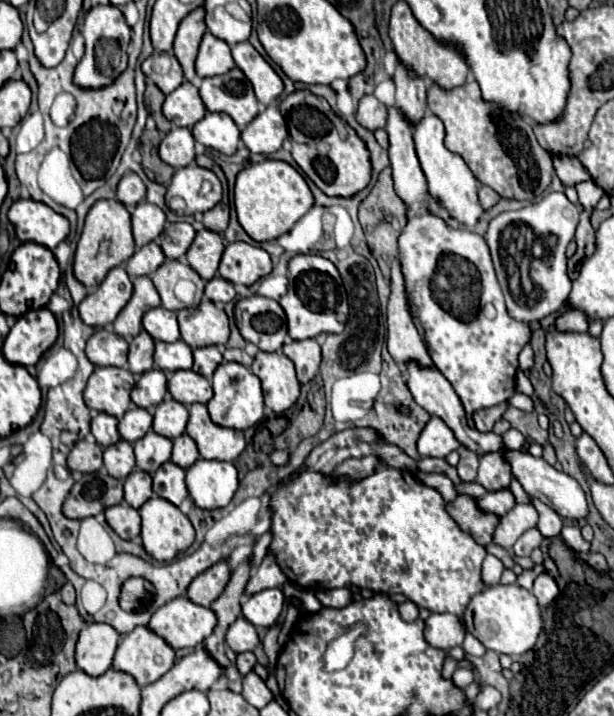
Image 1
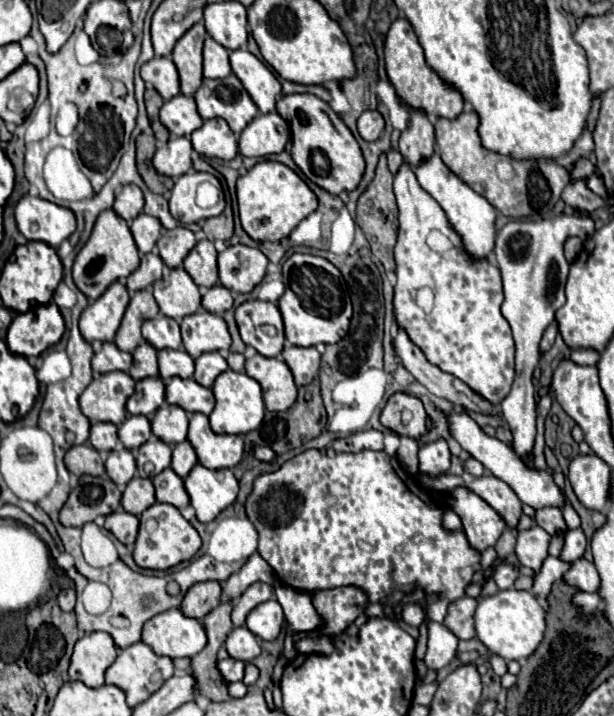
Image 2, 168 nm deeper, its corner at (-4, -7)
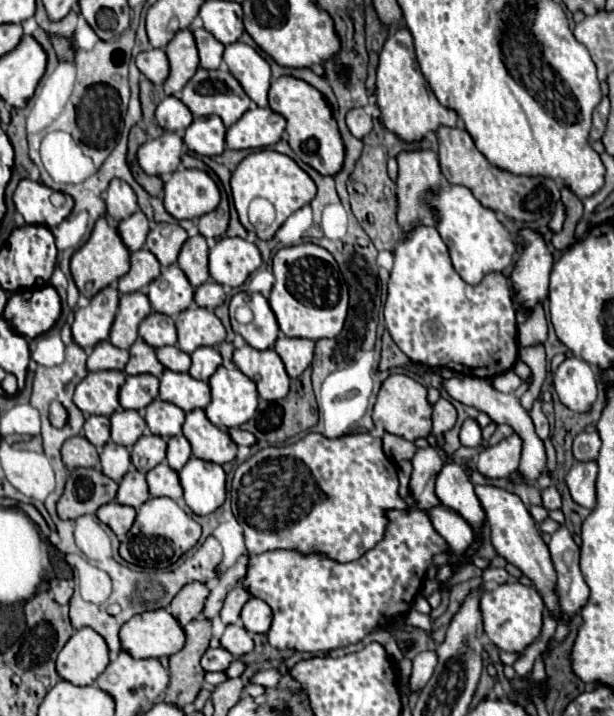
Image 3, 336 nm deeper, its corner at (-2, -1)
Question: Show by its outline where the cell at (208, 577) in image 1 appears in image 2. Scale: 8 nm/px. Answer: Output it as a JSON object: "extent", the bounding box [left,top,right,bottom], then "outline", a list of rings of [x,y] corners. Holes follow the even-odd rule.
{"extent":[180,582,222,620],"outline":[[[218,582],[194,584],[182,600],[182,606],[180,606],[182,614],[188,618],[202,620],[210,610],[214,610],[220,604],[220,592],[222,588]]]}

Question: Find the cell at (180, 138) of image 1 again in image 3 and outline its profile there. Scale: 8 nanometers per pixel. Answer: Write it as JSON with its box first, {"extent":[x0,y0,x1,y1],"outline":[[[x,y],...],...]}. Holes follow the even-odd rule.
{"extent":[138,132,184,174],"outline":[[[164,132],[160,138],[148,140],[138,150],[138,164],[146,174],[172,174],[180,168],[184,140],[176,132]]]}

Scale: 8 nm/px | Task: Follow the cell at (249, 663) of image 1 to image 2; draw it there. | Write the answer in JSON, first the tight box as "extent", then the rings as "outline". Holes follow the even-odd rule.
{"extent":[216,658,244,682],"outline":[[[226,658],[226,660],[218,660],[216,668],[220,668],[220,674],[224,676],[224,680],[228,682],[238,682],[244,676],[244,662],[236,660],[236,658]]]}

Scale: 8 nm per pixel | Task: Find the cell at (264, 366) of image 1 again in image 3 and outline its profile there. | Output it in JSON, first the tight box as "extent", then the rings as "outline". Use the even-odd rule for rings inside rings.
{"extent":[234,346,290,400],"outline":[[[244,346],[234,350],[234,364],[256,382],[262,400],[282,400],[288,394],[290,378],[282,366],[282,358],[274,350],[256,350]]]}

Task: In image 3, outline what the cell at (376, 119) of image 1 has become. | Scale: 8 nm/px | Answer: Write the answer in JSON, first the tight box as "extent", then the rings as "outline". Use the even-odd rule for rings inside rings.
{"extent":[346,108,374,138],"outline":[[[354,108],[354,110],[350,110],[350,112],[346,114],[346,124],[348,124],[350,132],[352,132],[356,138],[364,138],[364,136],[372,130],[372,126],[374,126],[372,116],[368,116],[368,114],[364,112],[364,108]]]}

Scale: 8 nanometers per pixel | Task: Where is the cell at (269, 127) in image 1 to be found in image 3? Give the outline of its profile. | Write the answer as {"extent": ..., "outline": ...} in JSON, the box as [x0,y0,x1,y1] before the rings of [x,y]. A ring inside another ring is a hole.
{"extent":[226,106,286,150],"outline":[[[252,106],[234,126],[226,132],[226,146],[232,150],[266,148],[280,142],[286,120],[270,108]]]}

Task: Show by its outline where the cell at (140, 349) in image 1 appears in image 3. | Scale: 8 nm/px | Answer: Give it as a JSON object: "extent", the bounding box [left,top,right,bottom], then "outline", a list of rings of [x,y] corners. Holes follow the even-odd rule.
{"extent":[124,338,164,378],"outline":[[[138,338],[130,348],[130,362],[124,368],[126,374],[154,374],[162,378],[164,366],[156,358],[156,350],[148,346],[142,338]]]}

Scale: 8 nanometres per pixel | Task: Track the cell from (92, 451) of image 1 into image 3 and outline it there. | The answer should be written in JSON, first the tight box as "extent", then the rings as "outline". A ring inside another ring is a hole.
{"extent":[62,436,100,470],"outline":[[[74,436],[64,442],[62,460],[64,460],[66,468],[74,470],[78,466],[84,466],[84,468],[96,466],[100,458],[98,458],[98,450],[84,436]]]}

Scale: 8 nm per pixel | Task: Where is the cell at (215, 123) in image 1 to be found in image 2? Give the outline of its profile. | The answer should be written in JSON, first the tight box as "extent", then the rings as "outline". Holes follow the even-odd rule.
{"extent":[190,118,238,160],"outline":[[[212,118],[206,120],[196,132],[190,136],[192,148],[206,158],[222,158],[232,160],[238,154],[238,142],[226,120]]]}

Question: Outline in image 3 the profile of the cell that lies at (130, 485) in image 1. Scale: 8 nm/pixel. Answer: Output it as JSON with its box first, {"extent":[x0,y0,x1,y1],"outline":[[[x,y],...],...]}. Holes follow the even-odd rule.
{"extent":[118,468,150,508],"outline":[[[130,468],[128,474],[124,476],[124,480],[120,482],[118,502],[132,506],[132,508],[140,508],[148,498],[150,498],[150,490],[146,484],[146,476],[140,474],[138,470]]]}

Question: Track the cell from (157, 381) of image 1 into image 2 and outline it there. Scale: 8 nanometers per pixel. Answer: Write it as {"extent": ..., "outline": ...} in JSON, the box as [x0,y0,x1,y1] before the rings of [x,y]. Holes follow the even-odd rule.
{"extent":[128,378,164,414],"outline":[[[144,378],[136,382],[134,394],[128,398],[130,414],[154,414],[164,404],[164,382],[160,378]]]}

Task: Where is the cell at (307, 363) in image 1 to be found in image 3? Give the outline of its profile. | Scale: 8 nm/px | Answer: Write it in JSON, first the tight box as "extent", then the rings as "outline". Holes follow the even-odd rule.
{"extent":[274,334,314,378],"outline":[[[284,334],[278,336],[274,350],[280,354],[286,372],[290,378],[298,378],[312,362],[314,356],[314,340],[304,338],[288,338]]]}

